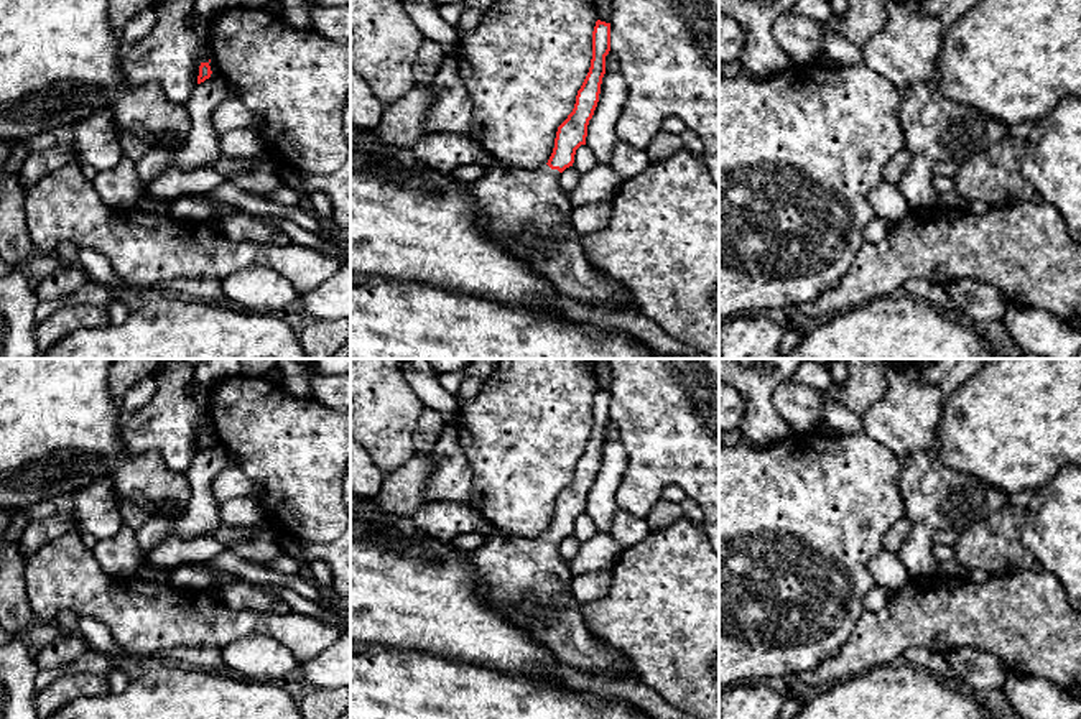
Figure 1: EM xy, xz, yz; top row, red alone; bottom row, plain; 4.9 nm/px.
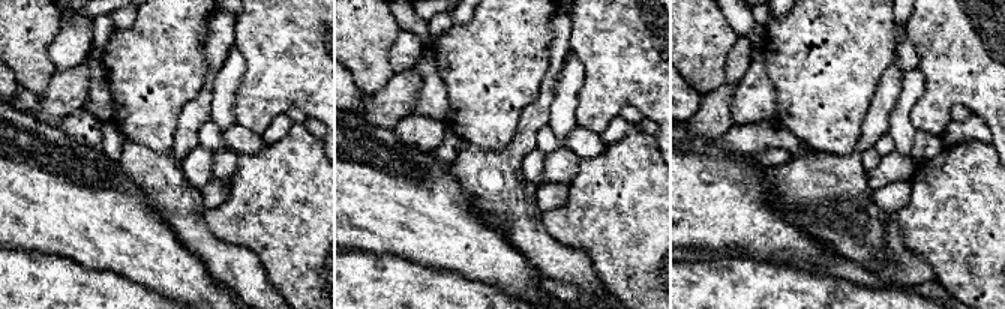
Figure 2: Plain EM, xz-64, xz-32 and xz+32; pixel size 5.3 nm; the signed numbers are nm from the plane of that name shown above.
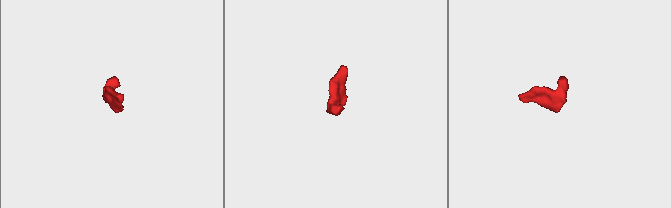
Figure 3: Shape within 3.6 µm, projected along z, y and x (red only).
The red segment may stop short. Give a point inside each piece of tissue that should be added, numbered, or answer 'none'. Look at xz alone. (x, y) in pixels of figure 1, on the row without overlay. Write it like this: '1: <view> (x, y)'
1: xz (527, 581)

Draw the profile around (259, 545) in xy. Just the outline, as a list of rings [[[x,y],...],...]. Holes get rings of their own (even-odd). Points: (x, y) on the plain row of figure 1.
[[[268,522],[262,526],[244,526],[240,538],[234,541],[230,550],[242,559],[271,569],[271,561],[281,554],[278,545],[278,531]]]

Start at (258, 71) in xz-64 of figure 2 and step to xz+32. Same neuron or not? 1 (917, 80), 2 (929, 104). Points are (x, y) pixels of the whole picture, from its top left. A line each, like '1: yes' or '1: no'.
1: no
2: yes

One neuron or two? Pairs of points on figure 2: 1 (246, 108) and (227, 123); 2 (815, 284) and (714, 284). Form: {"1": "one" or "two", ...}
{"1": "two", "2": "one"}

